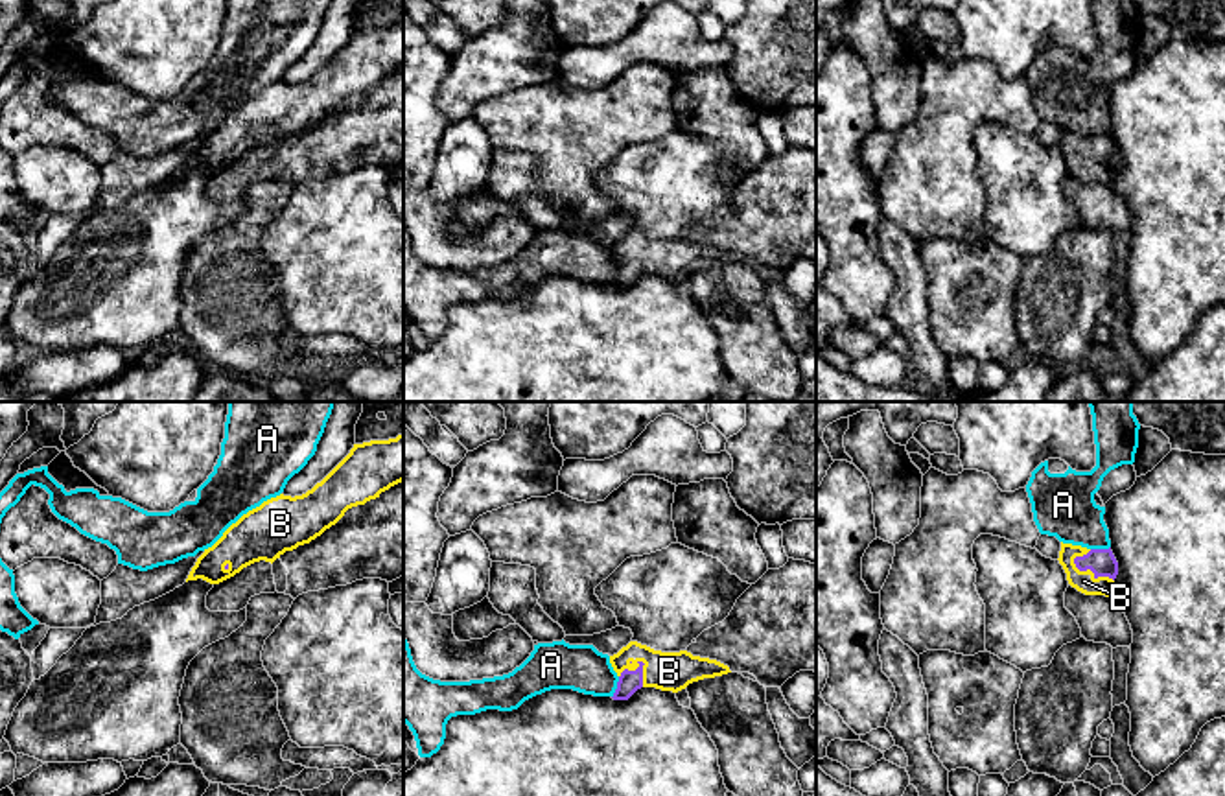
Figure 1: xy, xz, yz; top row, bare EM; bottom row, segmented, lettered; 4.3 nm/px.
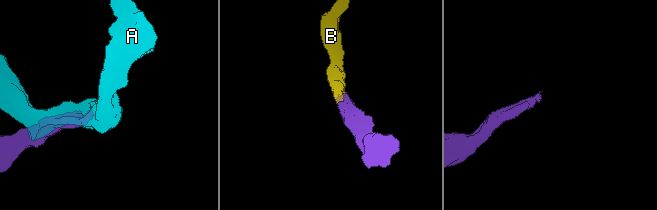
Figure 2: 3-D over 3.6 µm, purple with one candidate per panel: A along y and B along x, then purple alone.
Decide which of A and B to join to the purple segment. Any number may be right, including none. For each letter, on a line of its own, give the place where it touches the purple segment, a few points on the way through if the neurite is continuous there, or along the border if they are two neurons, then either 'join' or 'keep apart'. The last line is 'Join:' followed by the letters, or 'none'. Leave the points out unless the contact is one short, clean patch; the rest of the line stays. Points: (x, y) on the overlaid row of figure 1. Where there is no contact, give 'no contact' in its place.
A: xz (618, 688) | keep apart
B: yz (1091, 570) | across yz (1102, 562), (1091, 570), (1084, 581) | join
Join: B

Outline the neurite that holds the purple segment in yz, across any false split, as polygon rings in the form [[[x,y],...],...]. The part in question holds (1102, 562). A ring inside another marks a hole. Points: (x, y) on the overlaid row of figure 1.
[[[1063,544],[1059,551],[1059,564],[1067,573],[1072,588],[1085,595],[1111,597],[1114,579],[1118,575],[1118,562],[1109,549],[1087,549],[1081,545]]]

